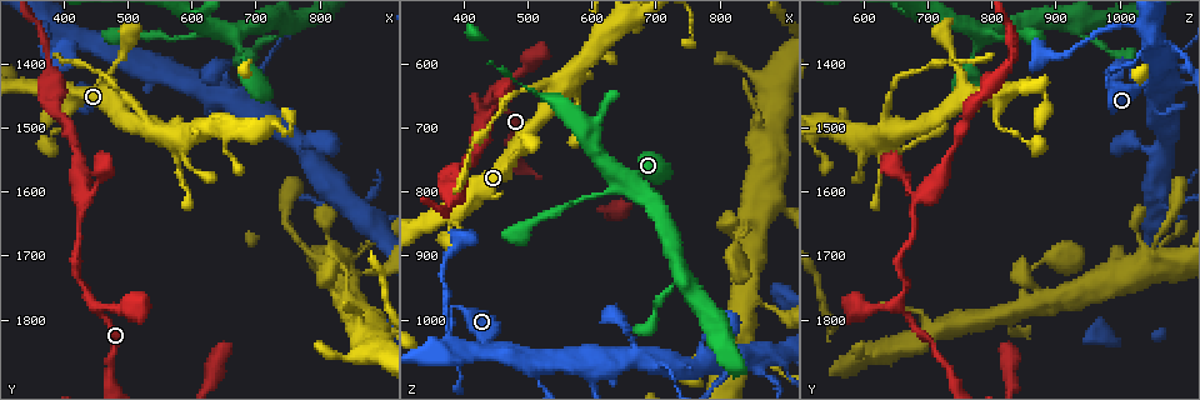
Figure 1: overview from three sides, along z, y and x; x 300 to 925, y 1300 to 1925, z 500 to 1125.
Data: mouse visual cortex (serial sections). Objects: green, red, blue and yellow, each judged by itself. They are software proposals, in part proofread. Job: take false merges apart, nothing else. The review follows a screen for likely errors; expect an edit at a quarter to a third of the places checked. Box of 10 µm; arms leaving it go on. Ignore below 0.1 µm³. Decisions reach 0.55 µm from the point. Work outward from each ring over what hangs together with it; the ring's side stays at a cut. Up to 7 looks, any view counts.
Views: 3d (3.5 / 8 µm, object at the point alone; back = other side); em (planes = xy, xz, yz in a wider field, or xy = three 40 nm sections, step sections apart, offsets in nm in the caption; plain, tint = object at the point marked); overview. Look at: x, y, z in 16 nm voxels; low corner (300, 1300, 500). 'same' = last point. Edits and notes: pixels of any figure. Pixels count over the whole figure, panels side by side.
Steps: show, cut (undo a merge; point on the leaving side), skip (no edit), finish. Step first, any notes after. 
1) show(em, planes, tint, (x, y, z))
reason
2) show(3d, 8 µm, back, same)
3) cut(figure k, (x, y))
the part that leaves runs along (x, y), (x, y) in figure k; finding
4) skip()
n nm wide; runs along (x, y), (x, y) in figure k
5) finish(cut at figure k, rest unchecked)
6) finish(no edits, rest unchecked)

show(3d, 3.5 µm, (430, 1620, 675))
a fork

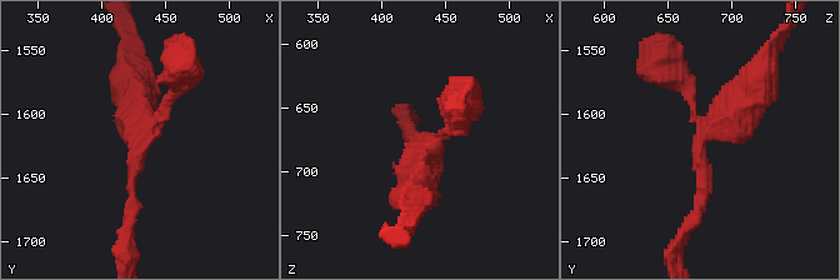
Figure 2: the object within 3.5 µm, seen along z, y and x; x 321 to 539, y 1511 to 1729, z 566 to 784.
show(em, xy, step 2, tint, (426, 1622, 676))
now the EM

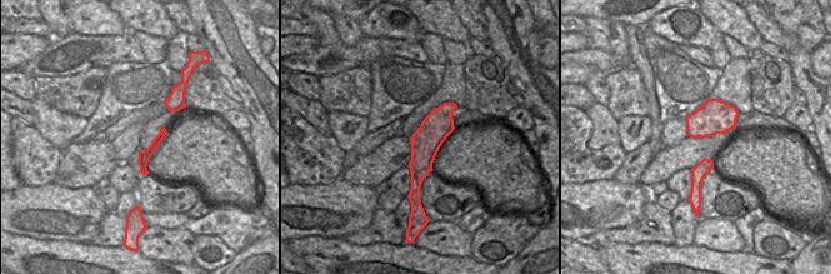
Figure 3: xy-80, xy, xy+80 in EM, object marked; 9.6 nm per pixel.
skip()
arms of 150, 200, 450 nm; runs along (691, 224), (701, 143), (759, 81) in figure 2; all the same cell

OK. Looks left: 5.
show(3d, 3.5 µm, (530, 1490, 640))
three-way junction

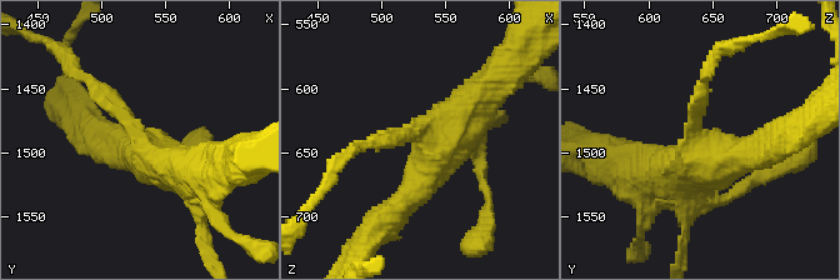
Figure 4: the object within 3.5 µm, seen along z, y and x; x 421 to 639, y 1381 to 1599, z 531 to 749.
show(em, xy, step 5, tint, (532, 1492, 640))
shape alone is not enough

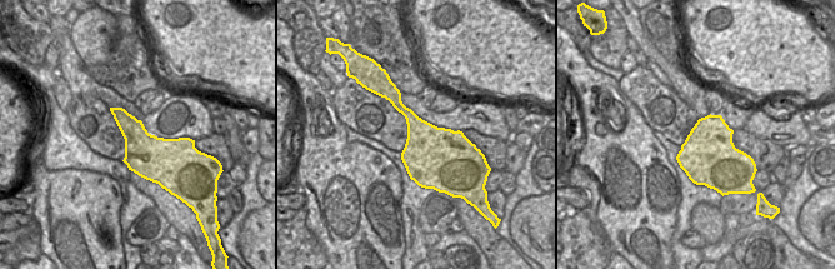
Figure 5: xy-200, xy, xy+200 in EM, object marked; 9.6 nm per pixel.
cut(figure 4, (103, 91))
the part that leaves runs along (135, 129), (54, 48) in figure 4; a second cell is stuck on

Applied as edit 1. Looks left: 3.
show(3d, 3.5 µm, (665, 1355, 785))
looks like a crossing

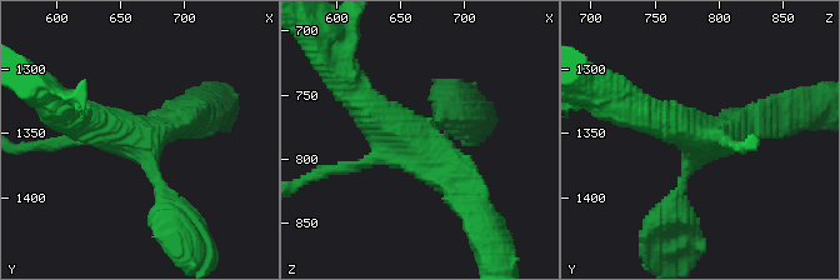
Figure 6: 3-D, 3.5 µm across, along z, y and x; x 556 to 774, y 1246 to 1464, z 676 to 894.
show(em, xy, step 2, tint, (668, 1358, 788))
4 arms; arms of 200, 250, 350, 450 nm

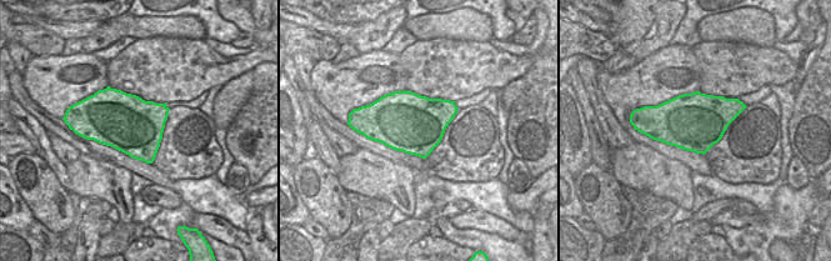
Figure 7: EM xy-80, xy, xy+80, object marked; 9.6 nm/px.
show(em, planes, tint, same)
another direction

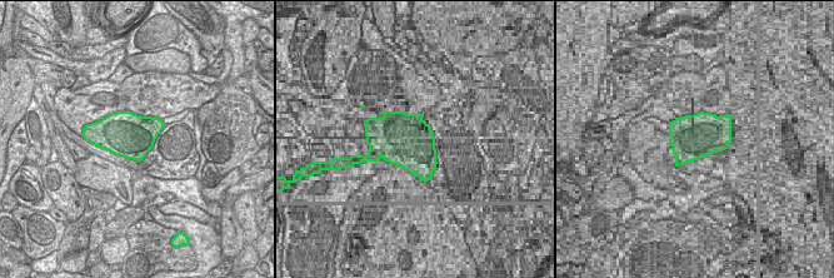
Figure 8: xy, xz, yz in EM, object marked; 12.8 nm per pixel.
skip()
runs along (669, 213), (704, 140), (761, 118) in figure 6; one cell here

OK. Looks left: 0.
finish(cut at figure 4, rest unchecked)

